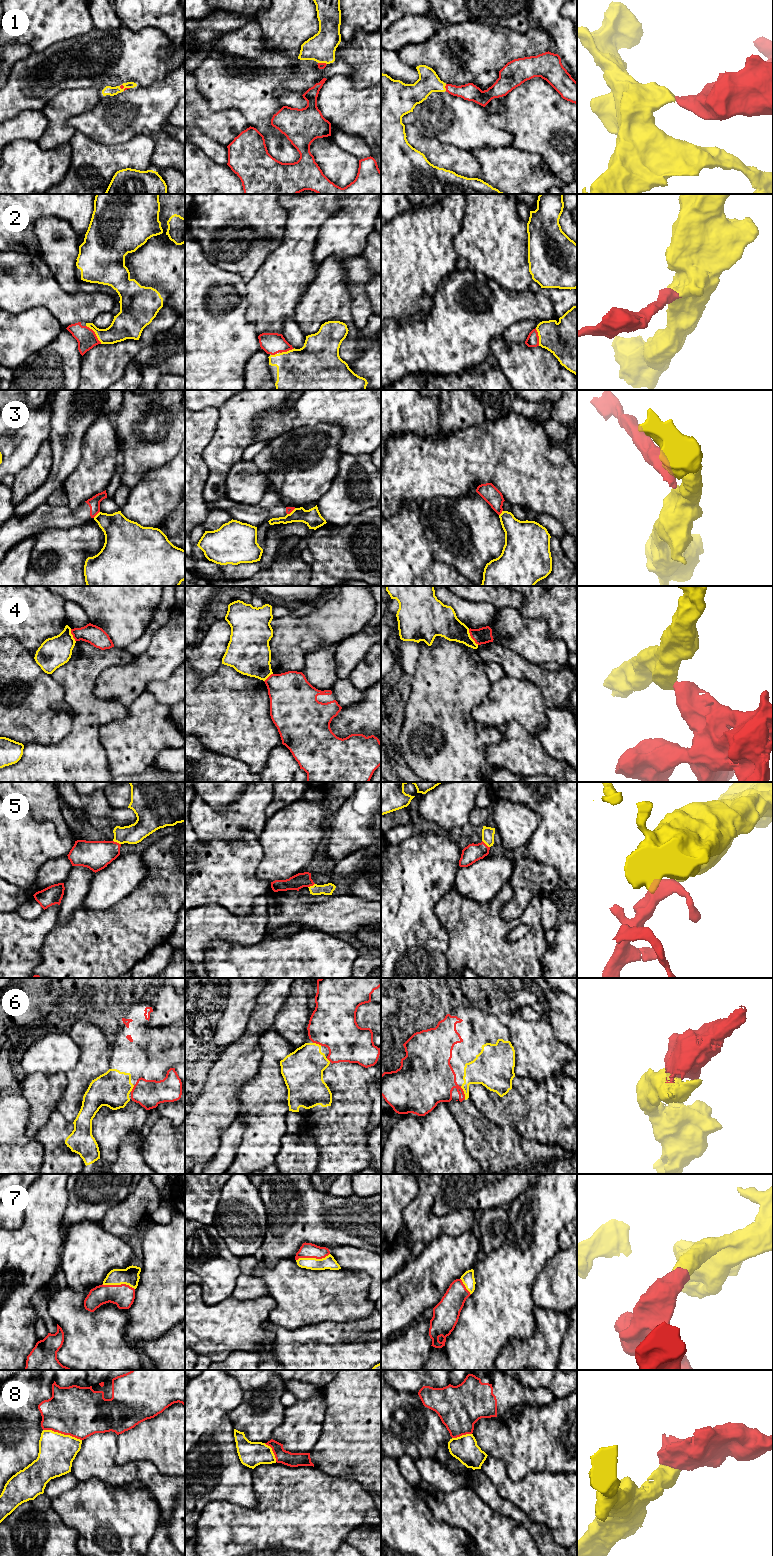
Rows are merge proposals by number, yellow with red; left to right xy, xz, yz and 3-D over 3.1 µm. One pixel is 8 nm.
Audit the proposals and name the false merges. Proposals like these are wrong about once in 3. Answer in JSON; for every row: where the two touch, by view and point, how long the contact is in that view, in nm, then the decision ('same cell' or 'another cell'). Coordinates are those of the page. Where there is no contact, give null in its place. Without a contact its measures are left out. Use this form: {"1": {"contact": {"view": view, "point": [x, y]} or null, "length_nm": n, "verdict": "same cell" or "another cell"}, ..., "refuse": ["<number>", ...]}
{"1": {"contact": {"view": "yz", "point": [444, 87]}, "length_nm": 60, "verdict": "same cell"}, "2": {"contact": {"view": "xy", "point": [95, 333]}, "length_nm": 200, "verdict": "same cell"}, "3": {"contact": {"view": "xy", "point": [97, 514]}, "length_nm": 80, "verdict": "another cell"}, "4": {"contact": {"view": "yz", "point": [470, 637]}, "length_nm": 150, "verdict": "another cell"}, "5": {"contact": {"view": "xy", "point": [117, 842]}, "length_nm": 70, "verdict": "same cell"}, "6": {"contact": {"view": "yz", "point": [464, 1092]}, "length_nm": 110, "verdict": "same cell"}, "7": {"contact": {"view": "xz", "point": [312, 1258]}, "length_nm": 280, "verdict": "same cell"}, "8": {"contact": {"view": "xy", "point": [62, 1434]}, "length_nm": 320, "verdict": "another cell"}, "refuse": ["3", "4", "8"]}

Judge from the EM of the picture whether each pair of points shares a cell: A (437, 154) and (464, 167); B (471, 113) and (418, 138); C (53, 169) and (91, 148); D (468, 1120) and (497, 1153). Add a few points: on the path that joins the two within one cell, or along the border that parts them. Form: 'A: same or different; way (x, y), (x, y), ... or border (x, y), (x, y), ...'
A: same; way (444, 156), (457, 160)
B: different; border (414, 124), (424, 135), (436, 138), (445, 144)
C: different; border (68, 142), (72, 151)
D: same; way (476, 1128), (491, 1145)

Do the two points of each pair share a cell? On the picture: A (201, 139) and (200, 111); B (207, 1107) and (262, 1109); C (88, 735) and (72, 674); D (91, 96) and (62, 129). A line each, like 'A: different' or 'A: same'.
A: different
B: different
C: same
D: same

